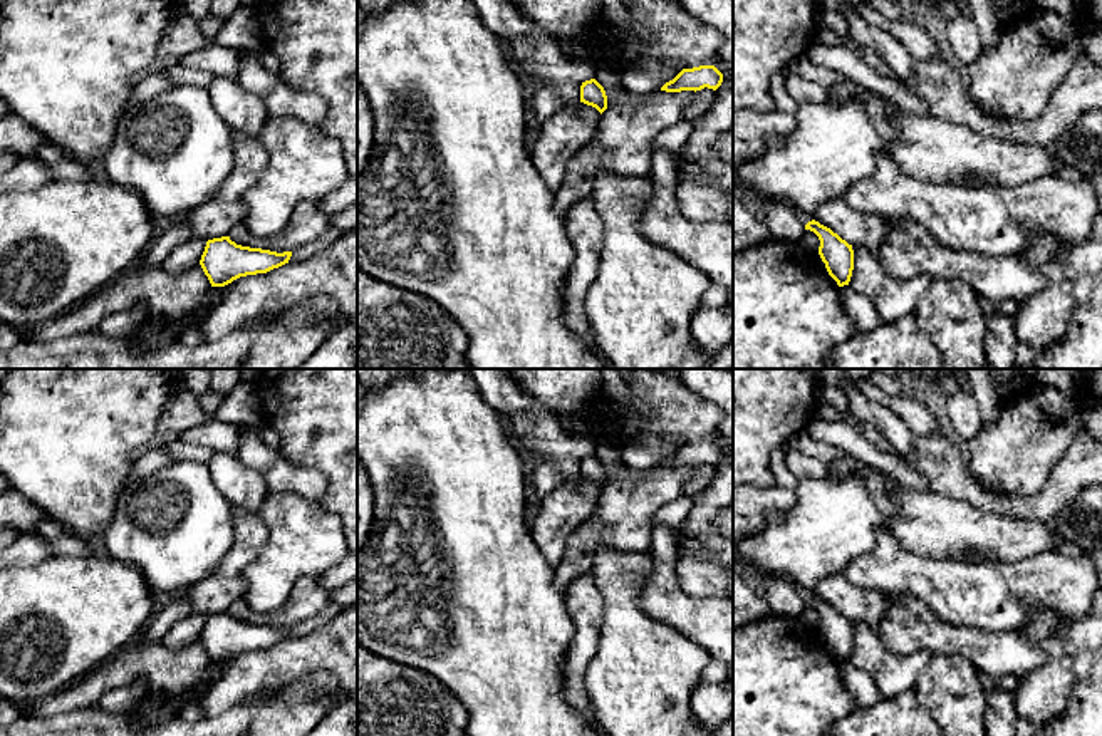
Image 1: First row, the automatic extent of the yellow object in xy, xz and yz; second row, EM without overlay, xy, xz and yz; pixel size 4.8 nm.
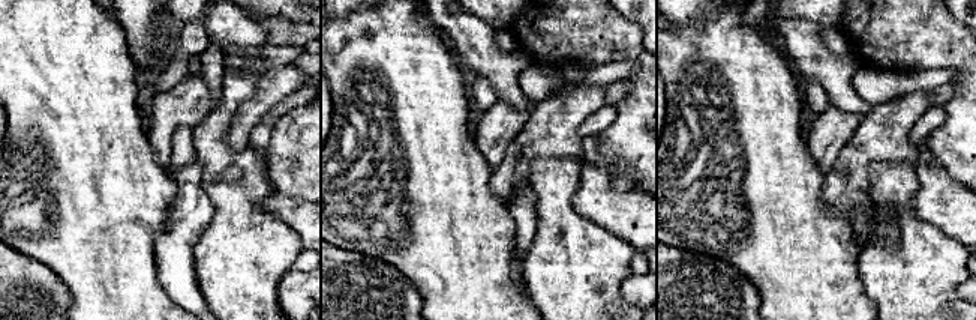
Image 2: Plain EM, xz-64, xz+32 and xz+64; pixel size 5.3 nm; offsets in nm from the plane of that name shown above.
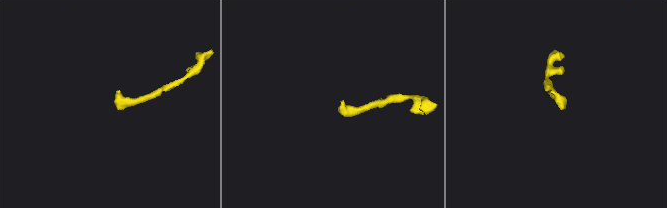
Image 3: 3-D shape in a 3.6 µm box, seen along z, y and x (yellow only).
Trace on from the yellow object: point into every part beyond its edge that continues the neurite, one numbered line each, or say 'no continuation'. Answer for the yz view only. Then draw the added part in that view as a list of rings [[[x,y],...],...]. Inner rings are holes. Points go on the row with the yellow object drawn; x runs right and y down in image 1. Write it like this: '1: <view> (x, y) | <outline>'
1: yz (834, 145) | [[[800,102],[797,106],[795,131],[785,137],[767,141],[760,158],[733,166],[733,184],[750,188],[758,198],[788,206],[807,225],[819,205],[844,198],[847,189],[872,174],[876,158],[887,154],[887,139],[879,134],[865,106],[849,102]]]

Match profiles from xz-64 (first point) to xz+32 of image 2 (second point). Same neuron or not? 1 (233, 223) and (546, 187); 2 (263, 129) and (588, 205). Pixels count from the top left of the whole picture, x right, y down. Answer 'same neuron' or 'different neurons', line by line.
1: same neuron
2: same neuron

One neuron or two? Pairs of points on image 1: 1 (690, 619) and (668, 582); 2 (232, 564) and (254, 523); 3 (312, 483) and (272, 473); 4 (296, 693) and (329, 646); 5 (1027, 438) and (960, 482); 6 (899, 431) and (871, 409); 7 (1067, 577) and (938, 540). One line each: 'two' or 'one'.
1: one
2: one
3: one
4: two
5: two
6: one
7: two

